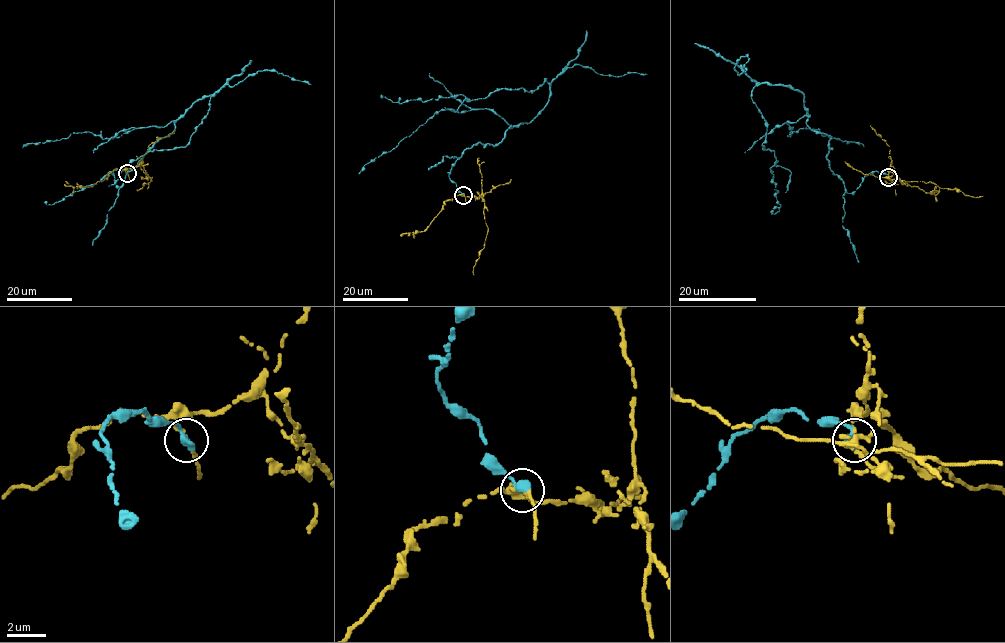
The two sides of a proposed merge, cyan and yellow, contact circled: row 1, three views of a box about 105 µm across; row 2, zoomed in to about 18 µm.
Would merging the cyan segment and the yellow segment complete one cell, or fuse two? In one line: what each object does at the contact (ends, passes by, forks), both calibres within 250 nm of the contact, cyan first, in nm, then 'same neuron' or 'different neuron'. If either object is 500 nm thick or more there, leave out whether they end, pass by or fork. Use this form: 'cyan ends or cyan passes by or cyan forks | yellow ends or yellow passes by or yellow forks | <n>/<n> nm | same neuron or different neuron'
cyan ends | yellow passes by | 440/170 nm | different neuron

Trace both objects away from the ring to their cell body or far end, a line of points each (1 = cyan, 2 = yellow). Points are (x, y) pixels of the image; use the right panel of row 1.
1: (888, 177), (872, 171), (847, 193), (804, 94), (758, 83), (763, 149), (776, 160), (772, 210)
2: (889, 177), (892, 166), (890, 178), (932, 182), (940, 188), (961, 191), (974, 197), (982, 196)

